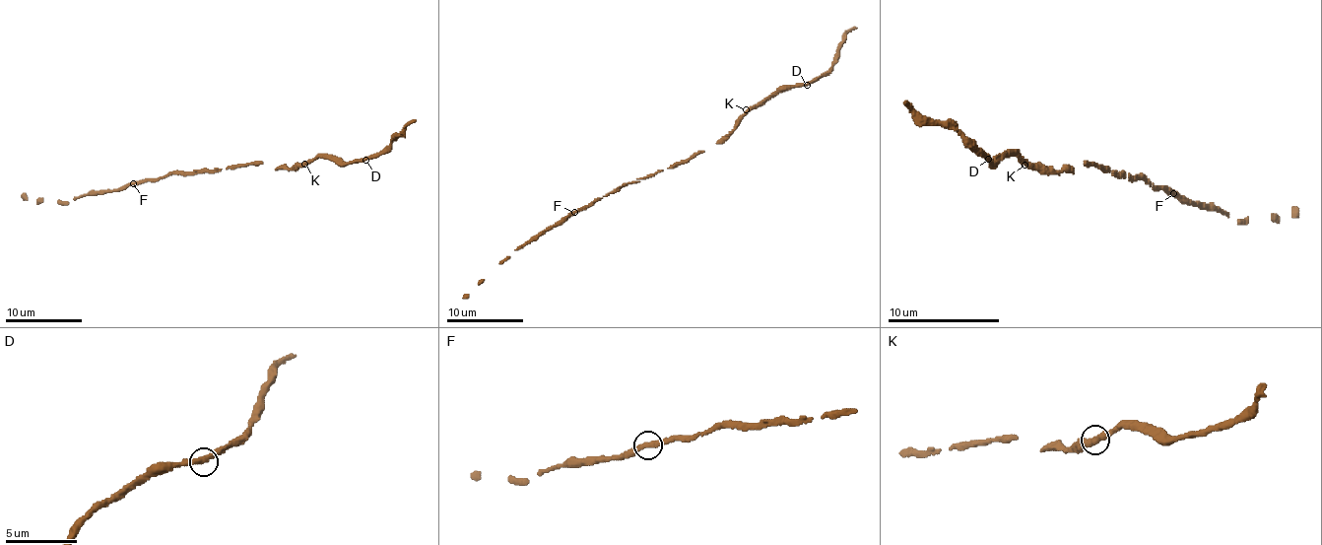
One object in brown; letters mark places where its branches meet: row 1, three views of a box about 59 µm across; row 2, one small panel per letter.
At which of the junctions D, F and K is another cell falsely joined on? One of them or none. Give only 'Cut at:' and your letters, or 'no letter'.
Cut at: no letter

